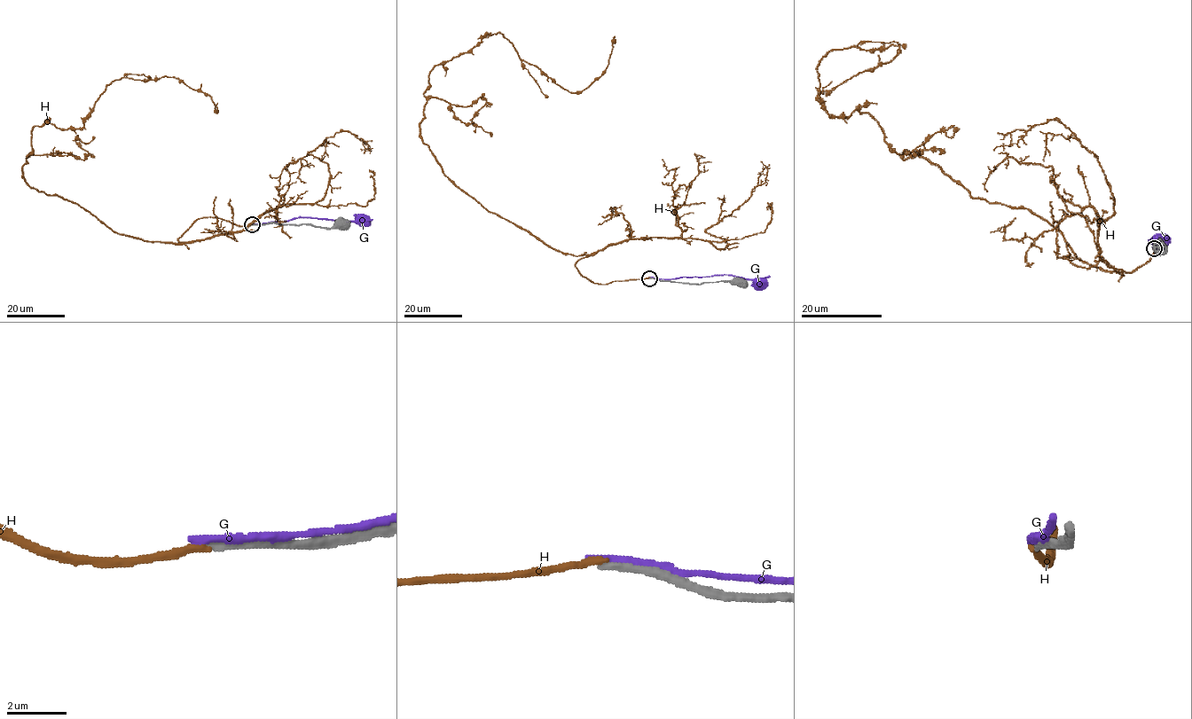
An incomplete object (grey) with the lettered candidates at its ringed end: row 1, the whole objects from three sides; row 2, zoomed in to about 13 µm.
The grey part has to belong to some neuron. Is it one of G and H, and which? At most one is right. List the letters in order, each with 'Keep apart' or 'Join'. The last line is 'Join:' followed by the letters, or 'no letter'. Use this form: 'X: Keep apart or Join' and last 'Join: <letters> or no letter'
G: Keep apart
H: Keep apart
Join: no letter

